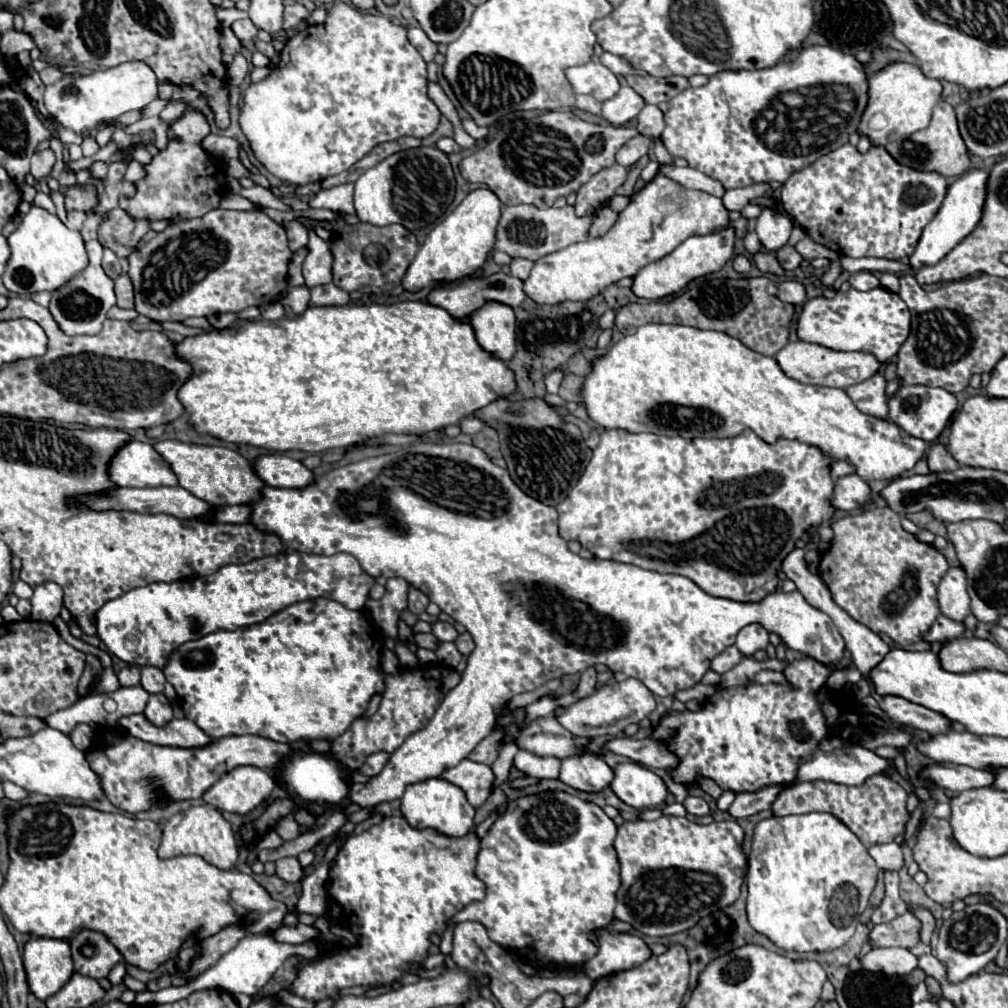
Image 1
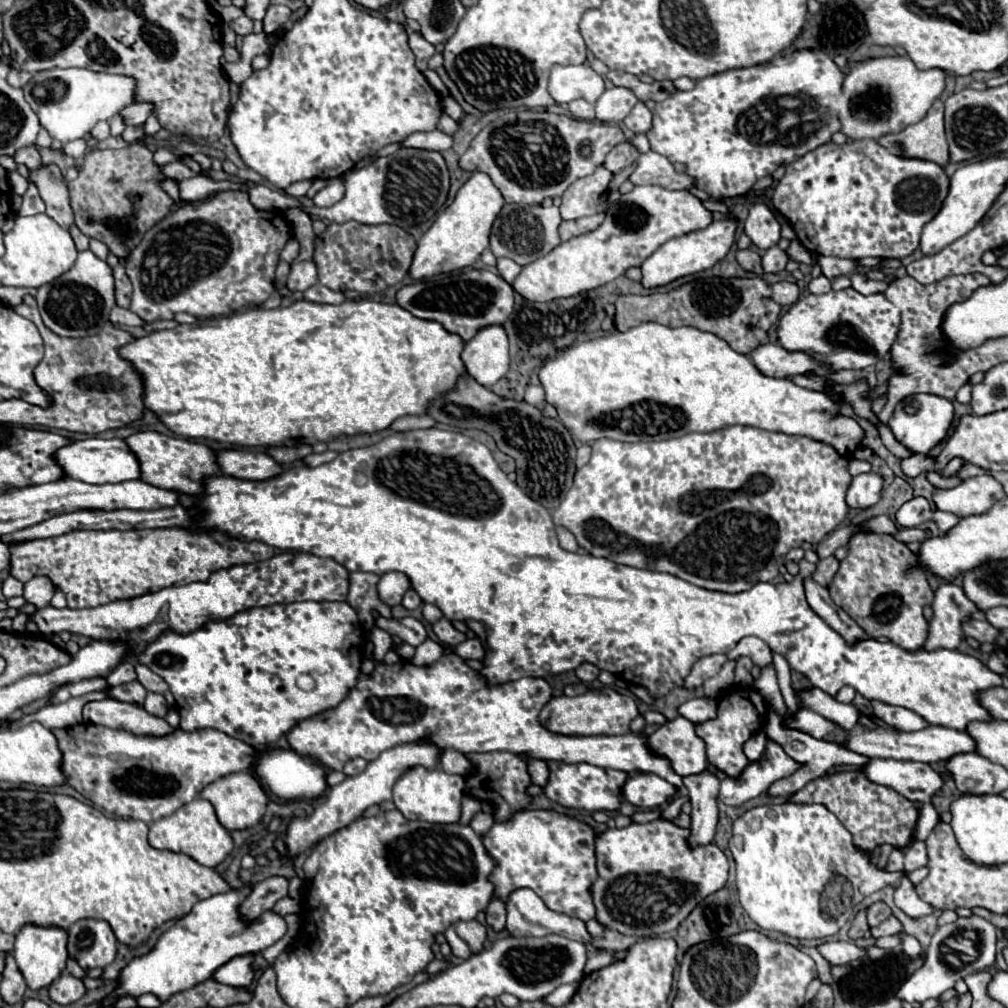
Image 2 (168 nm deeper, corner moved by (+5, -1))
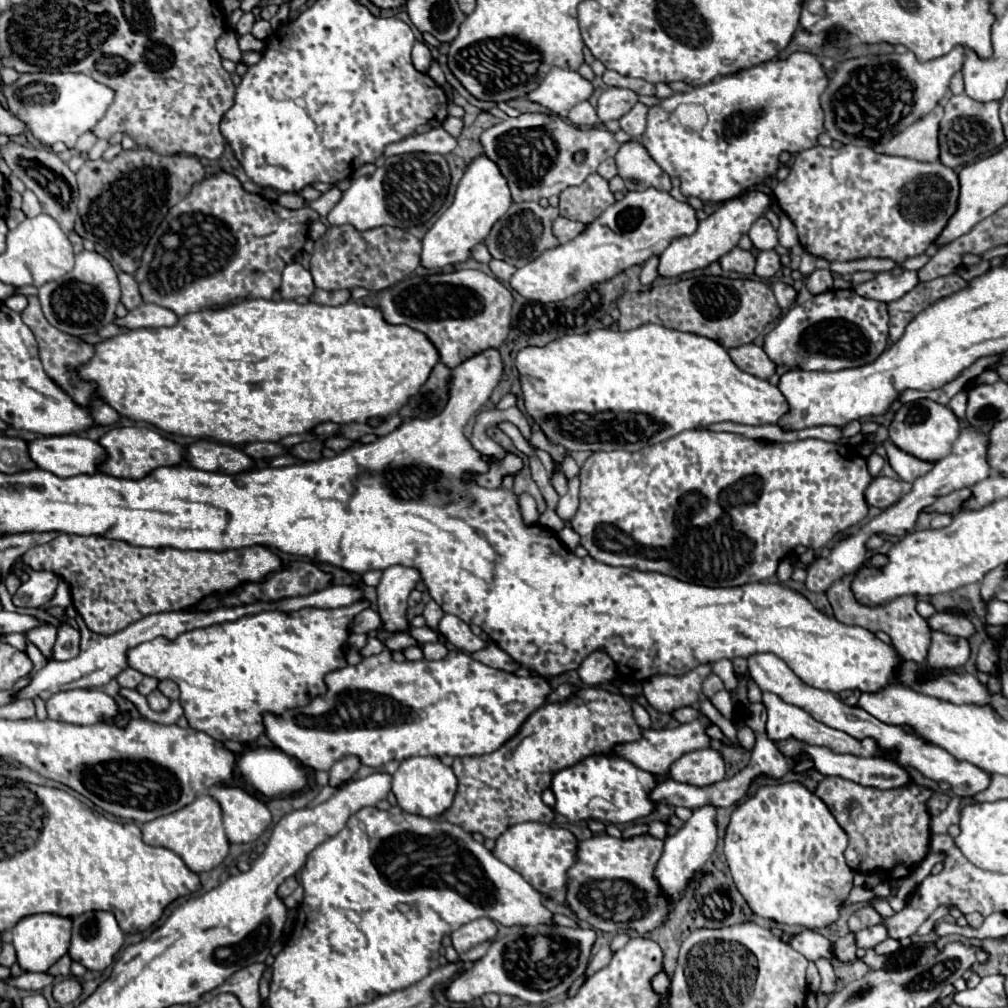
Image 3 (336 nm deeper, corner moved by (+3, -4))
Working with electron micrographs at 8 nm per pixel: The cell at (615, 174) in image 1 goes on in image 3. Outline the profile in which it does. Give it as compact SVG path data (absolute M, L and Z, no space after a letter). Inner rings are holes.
M591 174L581 186L567 188L559 194L559 214L577 222L593 222L613 202L615 196L609 190L609 182L599 174Z

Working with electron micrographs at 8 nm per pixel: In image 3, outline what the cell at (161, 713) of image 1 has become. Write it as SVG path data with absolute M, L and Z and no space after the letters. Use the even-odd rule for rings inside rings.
M153 690L149 696L147 696L147 702L151 706L151 710L155 712L163 712L169 708L169 698L165 698L159 690Z

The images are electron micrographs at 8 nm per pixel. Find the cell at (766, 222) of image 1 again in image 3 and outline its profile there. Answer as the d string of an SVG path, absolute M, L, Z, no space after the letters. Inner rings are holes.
M765 216L753 222L749 230L749 238L757 250L773 250L777 246L777 232Z

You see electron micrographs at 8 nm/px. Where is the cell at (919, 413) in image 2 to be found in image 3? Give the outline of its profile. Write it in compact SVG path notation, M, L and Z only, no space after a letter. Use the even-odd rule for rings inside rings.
M917 400L917 402L909 402L903 404L895 416L893 422L889 426L889 438L895 446L899 446L903 452L919 458L919 460L927 460L927 462L937 462L941 458L945 458L951 452L953 442L959 436L959 420L953 414L953 410L949 410L943 404L937 404L933 400Z

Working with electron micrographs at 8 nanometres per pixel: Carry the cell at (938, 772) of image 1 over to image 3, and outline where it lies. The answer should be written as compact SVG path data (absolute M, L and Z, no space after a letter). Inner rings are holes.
M793 738L785 740L785 742L777 742L777 748L789 758L797 758L799 752L807 752L815 762L817 772L821 772L825 776L841 776L841 778L853 780L853 782L857 782L861 786L891 790L891 788L903 788L903 786L911 784L911 774L903 766L899 766L897 762L891 762L891 760L885 760L885 758L861 758L861 756L851 756L851 754L835 754L829 748L807 746L807 744L801 744L801 742L793 740Z

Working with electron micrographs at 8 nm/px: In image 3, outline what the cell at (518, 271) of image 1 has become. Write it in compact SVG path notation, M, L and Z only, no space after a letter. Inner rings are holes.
M491 260L489 266L491 266L493 274L495 274L499 280L503 280L503 282L509 282L511 276L513 276L513 272L515 272L515 266L511 266L511 264L503 262L503 260Z

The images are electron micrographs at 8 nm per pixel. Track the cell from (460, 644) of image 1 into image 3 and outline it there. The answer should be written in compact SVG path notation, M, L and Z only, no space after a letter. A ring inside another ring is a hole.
M489 642L483 650L477 650L471 654L475 660L491 666L491 668L497 668L497 670L503 670L503 672L515 672L519 668L517 662L511 660L511 656L507 652L503 652L501 648L497 648L493 642Z

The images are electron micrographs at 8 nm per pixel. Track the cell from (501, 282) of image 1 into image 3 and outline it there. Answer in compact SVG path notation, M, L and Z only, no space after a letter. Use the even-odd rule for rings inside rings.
M457 270L449 274L411 276L381 292L379 308L389 324L407 324L423 334L439 350L439 358L449 368L487 350L499 348L511 324L511 292L493 276L481 270Z

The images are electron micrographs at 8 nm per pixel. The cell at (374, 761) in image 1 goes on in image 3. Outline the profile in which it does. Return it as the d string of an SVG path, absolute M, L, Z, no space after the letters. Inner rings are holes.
M347 756L347 758L343 758L343 760L339 760L331 770L329 770L329 784L331 786L339 786L341 782L347 782L357 770L359 770L359 766L361 766L361 762L359 762L359 758L355 758L355 756Z

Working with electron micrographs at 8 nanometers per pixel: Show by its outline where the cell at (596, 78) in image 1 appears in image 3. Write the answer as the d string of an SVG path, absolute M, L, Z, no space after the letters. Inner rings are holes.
M551 68L551 72L545 76L539 88L533 90L527 98L559 114L583 100L589 100L593 92L595 92L593 84L579 72Z

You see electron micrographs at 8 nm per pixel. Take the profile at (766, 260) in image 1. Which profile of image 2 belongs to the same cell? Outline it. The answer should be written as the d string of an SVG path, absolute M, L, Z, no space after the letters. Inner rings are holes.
M745 249L745 251L737 251L737 263L745 269L745 271L751 271L755 275L763 275L761 271L761 257L751 251L751 249Z

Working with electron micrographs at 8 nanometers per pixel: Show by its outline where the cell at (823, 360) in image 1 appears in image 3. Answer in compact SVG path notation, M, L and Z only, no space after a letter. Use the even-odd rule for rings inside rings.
M745 344L745 346L739 346L739 348L731 348L729 354L741 370L755 374L757 378L769 380L777 370L775 362L771 362L771 358L767 358L765 350L757 344Z

